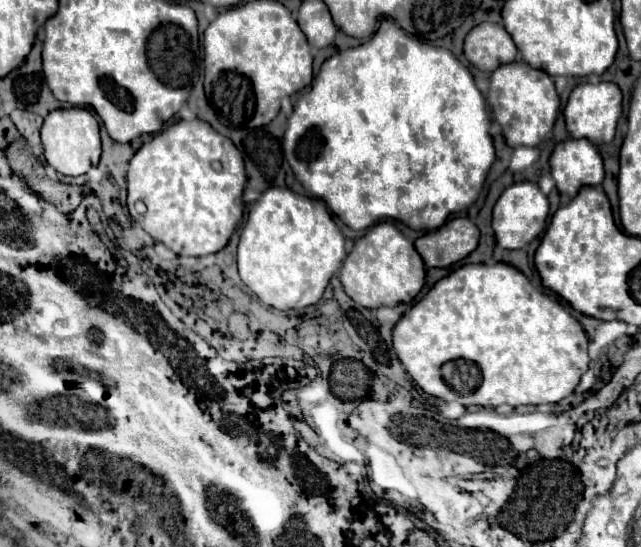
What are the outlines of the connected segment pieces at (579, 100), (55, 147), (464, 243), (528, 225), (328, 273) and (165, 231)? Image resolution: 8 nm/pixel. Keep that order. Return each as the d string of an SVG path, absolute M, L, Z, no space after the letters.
M599 82L599 84L579 84L569 100L567 106L563 110L565 116L565 124L567 130L571 134L571 138L587 138L593 144L603 144L603 142L611 142L615 136L615 126L617 120L621 116L621 90L617 84L613 82Z
M63 108L49 112L41 128L41 142L45 148L47 164L65 176L87 174L89 168L97 166L101 156L99 124L95 116L85 108Z
M451 218L441 228L423 234L415 240L415 248L427 266L447 268L479 244L479 228L469 218Z
M519 182L509 186L497 200L492 212L492 228L497 240L497 246L501 248L523 248L533 238L537 238L547 224L549 216L549 200L533 182Z
M269 188L261 194L257 202L251 204L249 218L241 232L237 248L237 266L241 280L261 300L264 308L299 310L317 304L329 284L329 278L339 270L343 260L345 260L345 238L337 228L337 224L333 222L325 202L295 194L289 188Z
M203 120L175 122L167 130L153 136L151 142L143 144L129 162L127 172L127 208L137 220L135 206L142 202L147 206L141 226L151 234L153 240L163 242L171 252L179 256L207 256L227 246L243 216L243 188L247 176L243 170L243 158L229 138L221 136Z

